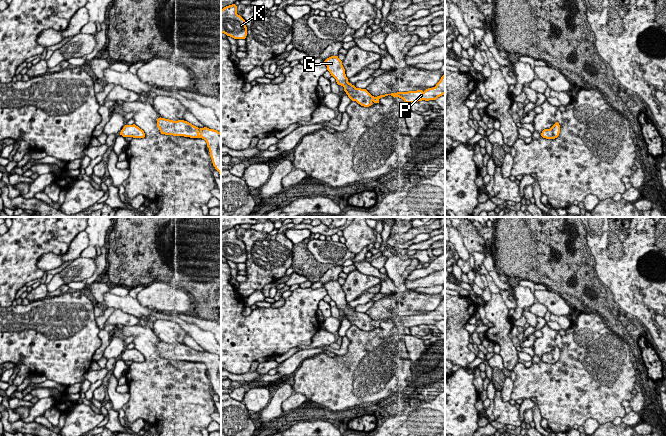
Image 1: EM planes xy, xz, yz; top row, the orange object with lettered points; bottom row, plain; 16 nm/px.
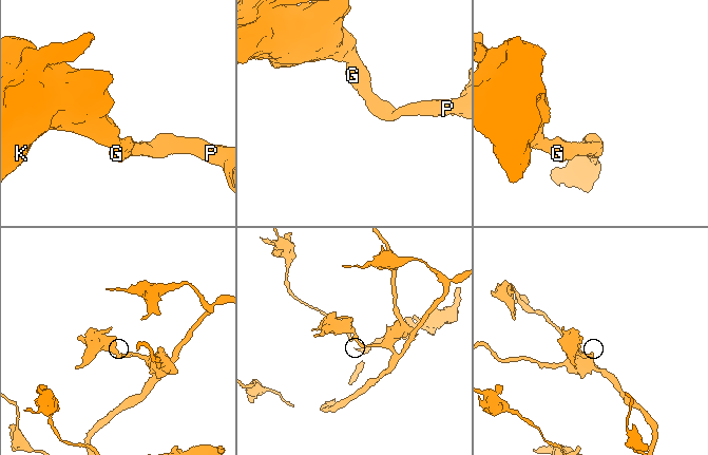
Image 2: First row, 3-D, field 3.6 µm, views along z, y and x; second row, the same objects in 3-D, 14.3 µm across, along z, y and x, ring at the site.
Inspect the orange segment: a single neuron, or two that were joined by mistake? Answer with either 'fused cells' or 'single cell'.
single cell

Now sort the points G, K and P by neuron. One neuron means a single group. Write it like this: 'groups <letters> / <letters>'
groups G K P

